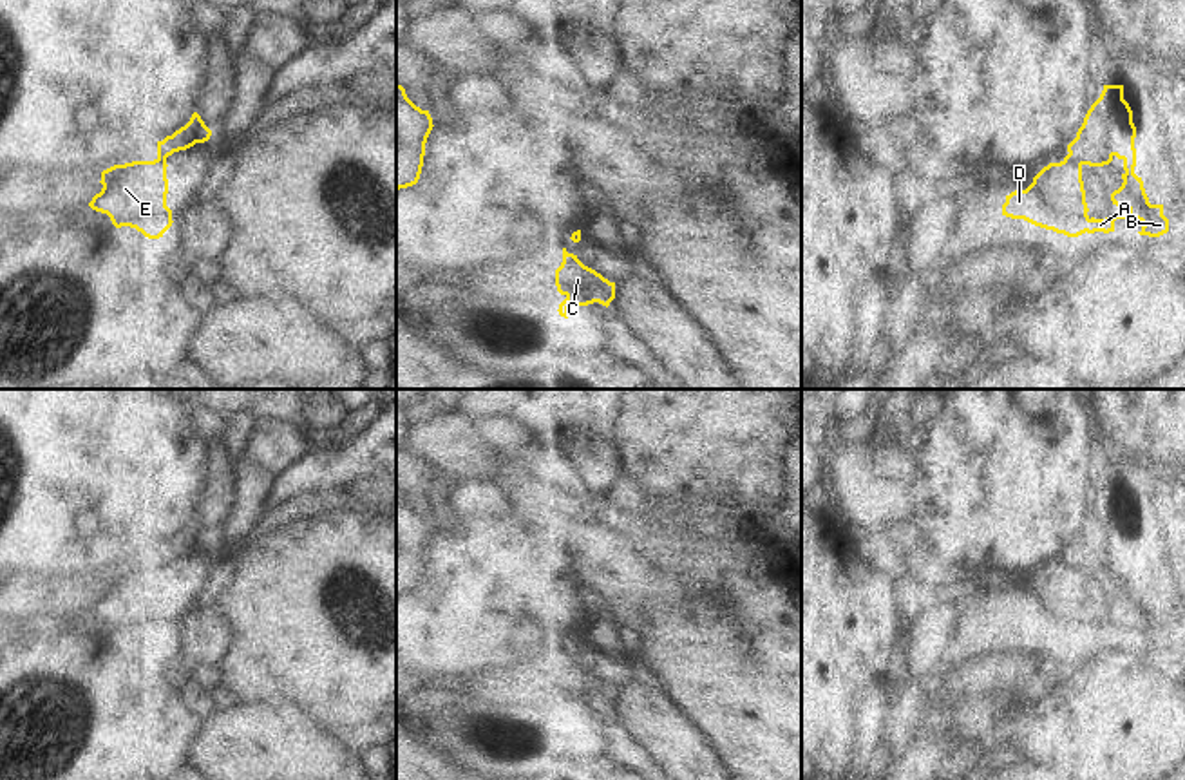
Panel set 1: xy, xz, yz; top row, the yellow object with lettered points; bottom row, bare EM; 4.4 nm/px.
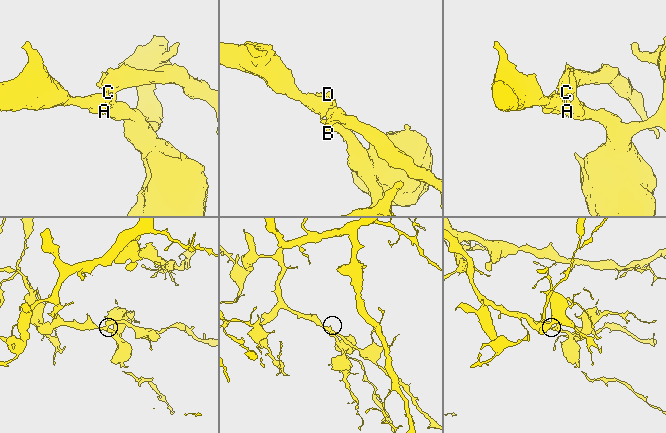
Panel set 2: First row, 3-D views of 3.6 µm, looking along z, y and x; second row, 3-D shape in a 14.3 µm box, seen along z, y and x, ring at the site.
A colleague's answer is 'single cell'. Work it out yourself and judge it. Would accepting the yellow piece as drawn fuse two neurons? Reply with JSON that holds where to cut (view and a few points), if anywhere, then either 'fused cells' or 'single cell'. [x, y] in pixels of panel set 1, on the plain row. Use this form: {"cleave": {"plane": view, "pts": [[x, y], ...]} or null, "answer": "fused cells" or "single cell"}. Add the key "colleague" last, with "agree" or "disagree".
{"cleave": {"plane": "yz", "pts": [[1068, 560], [1084, 569]]}, "answer": "fused cells", "colleague": "disagree"}

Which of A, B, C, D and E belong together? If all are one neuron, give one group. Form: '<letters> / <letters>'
A B D E / C

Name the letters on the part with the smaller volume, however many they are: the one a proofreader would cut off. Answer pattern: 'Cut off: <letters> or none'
Cut off: C

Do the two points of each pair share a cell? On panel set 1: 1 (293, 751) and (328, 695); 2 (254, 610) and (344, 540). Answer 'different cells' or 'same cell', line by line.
1: different cells
2: same cell

